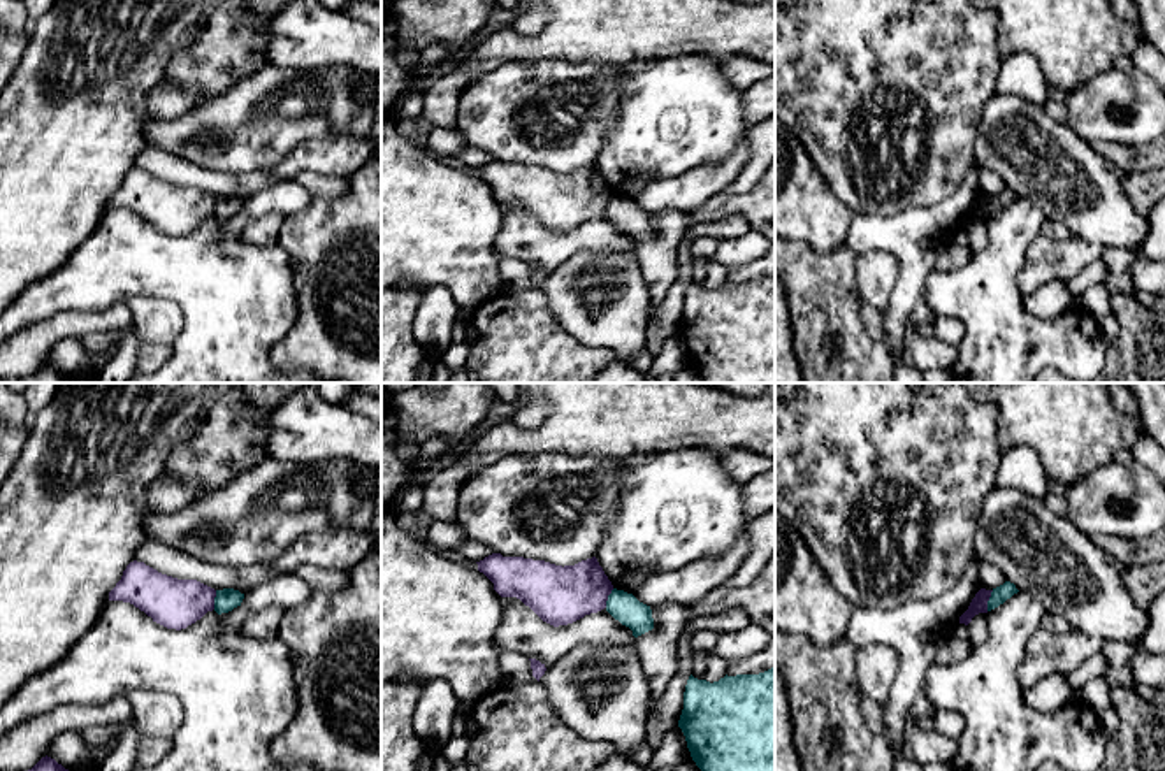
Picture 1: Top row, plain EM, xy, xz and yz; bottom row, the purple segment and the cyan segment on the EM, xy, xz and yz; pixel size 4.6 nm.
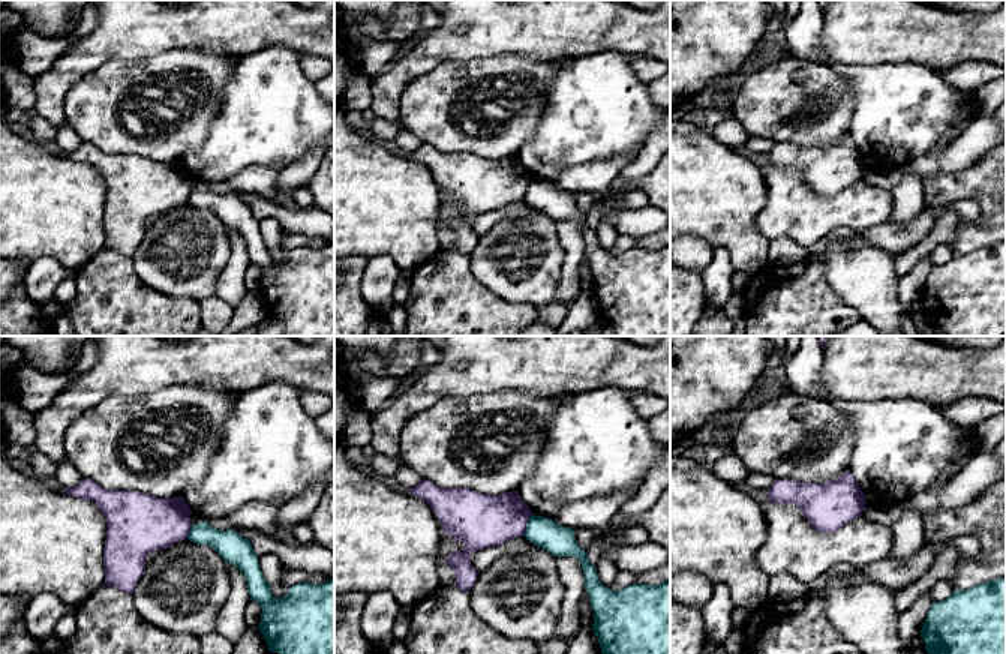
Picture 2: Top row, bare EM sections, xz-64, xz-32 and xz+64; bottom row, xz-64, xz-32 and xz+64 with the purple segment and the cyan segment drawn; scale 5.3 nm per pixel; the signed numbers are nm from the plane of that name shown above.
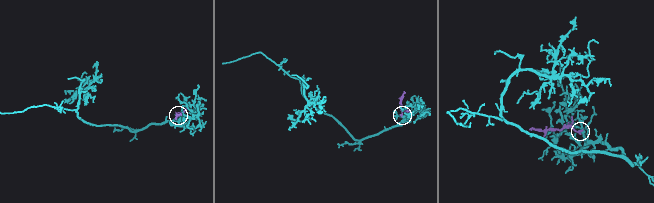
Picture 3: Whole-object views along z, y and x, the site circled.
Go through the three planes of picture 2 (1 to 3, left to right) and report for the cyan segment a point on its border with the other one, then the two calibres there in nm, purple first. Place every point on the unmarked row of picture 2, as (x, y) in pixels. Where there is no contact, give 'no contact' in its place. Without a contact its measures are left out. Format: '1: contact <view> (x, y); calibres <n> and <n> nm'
1: contact xz-64 (189, 195); calibres 300 and 160 nm
2: contact xz-32 (525, 189); calibres 300 and 160 nm
3: no contact

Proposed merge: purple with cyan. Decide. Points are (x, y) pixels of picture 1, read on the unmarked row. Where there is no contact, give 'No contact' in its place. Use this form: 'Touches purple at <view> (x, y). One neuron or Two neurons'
Touches purple at yz (988, 206). Two neurons

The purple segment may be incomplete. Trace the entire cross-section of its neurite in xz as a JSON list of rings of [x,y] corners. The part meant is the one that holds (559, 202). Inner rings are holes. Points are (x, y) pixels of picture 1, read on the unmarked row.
[[[492,160],[476,170],[501,204],[520,205],[554,234],[604,216],[613,197],[596,163],[562,174],[545,167]]]

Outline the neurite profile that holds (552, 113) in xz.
[[[543,58],[506,61],[473,81],[460,95],[455,128],[466,144],[503,163],[575,172],[597,162],[606,126],[615,119],[624,65]]]

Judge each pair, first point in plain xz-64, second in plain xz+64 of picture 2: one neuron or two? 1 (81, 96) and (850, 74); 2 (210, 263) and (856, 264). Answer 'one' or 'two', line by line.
1: two
2: one

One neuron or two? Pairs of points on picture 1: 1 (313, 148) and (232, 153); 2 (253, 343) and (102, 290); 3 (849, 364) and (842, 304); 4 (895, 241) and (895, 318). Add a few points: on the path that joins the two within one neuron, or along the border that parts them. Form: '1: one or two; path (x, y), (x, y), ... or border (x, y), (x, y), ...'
1: two; border (332, 137), (304, 139), (280, 162), (264, 169)
2: one; path (217, 306), (190, 280), (139, 280)
3: one; path (844, 350), (842, 318)
4: one; path (907, 260), (907, 292), (902, 299)

